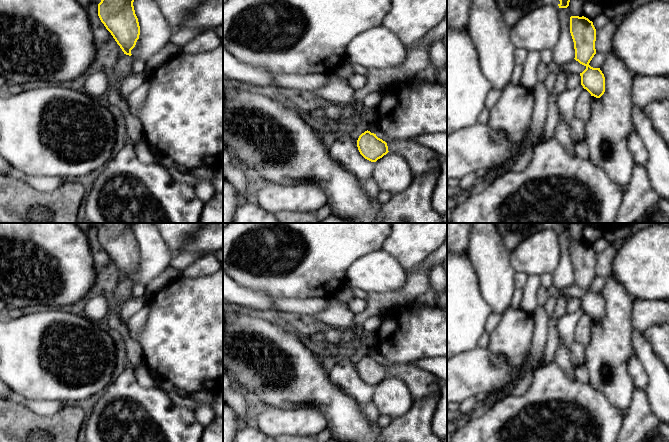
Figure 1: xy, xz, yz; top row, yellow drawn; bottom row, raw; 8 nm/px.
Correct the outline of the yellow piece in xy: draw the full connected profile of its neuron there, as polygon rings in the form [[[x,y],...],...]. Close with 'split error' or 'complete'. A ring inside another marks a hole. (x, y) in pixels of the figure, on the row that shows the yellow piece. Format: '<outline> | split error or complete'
[[[101,0],[98,16],[124,54],[131,56],[140,35],[134,0]]] | complete

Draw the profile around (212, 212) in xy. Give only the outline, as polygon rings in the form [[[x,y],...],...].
[[[216,192],[204,203],[199,223],[223,223],[223,192]]]

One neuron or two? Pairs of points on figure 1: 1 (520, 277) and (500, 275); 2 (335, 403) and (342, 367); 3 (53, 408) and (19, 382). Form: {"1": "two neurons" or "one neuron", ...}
{"1": "two neurons", "2": "two neurons", "3": "two neurons"}

